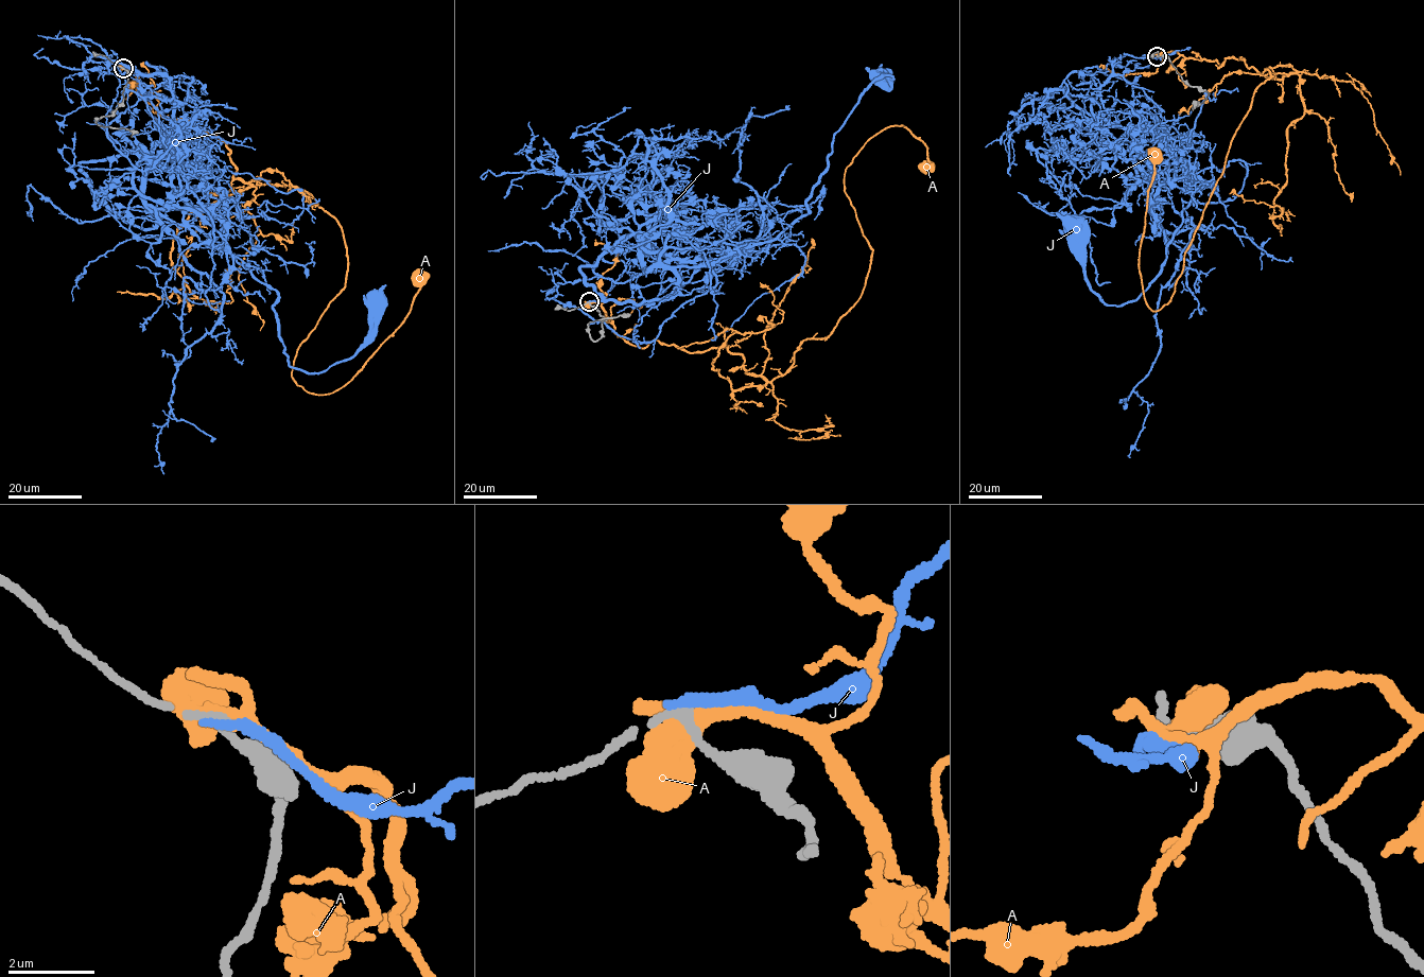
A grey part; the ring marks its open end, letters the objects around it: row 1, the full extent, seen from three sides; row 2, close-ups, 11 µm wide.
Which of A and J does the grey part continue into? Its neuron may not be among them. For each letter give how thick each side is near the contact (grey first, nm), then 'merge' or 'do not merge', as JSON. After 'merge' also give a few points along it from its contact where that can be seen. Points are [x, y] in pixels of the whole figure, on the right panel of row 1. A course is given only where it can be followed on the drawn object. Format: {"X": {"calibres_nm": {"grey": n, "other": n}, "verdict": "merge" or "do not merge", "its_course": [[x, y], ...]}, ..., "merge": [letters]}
{"A": {"calibres_nm": {"grey": 220, "other": 440}, "verdict": "do not merge"}, "J": {"calibres_nm": {"grey": 200, "other": 280}, "verdict": "do not merge"}, "merge": []}

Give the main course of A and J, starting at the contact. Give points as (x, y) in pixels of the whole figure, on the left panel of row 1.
A: (123, 68), (232, 178), (342, 228), (297, 384), (345, 385), (420, 279)
J: (122, 68), (187, 86), (192, 122), (152, 150), (144, 199), (277, 293), (290, 365), (348, 360), (376, 304)

